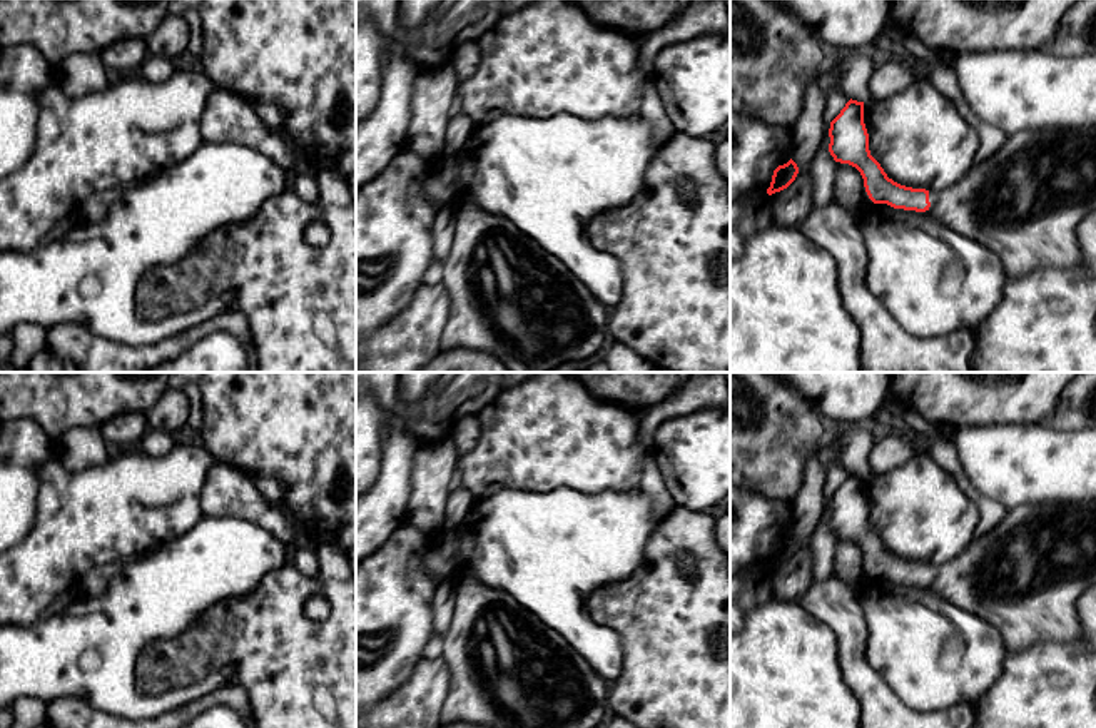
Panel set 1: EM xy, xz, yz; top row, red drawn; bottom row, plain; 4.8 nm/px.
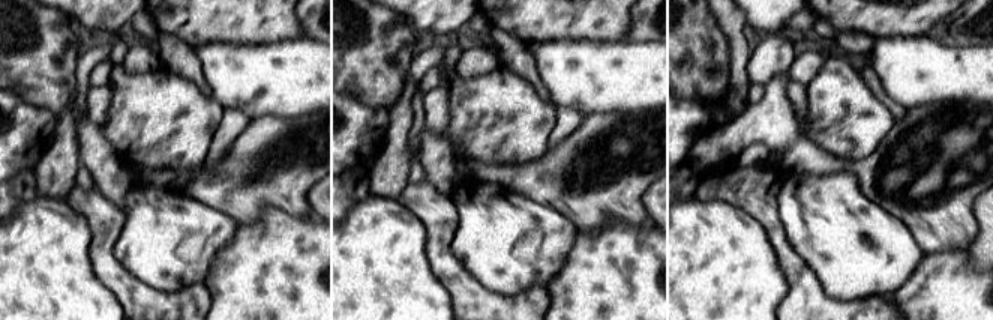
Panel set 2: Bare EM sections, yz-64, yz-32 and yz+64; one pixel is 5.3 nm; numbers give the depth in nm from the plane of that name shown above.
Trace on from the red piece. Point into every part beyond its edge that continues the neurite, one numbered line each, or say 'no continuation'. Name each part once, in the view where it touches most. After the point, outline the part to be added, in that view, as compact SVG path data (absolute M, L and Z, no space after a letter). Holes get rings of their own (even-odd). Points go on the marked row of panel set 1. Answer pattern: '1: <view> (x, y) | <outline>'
1: yz (1023, 202) | M1096 127L1021 130L954 185L929 190L929 212L992 250L1006 276L1081 262L1076 227L1096 209Z

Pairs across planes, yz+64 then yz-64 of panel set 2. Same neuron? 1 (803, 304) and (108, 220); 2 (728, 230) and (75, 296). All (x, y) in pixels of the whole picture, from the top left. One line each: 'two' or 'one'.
1: one
2: one

